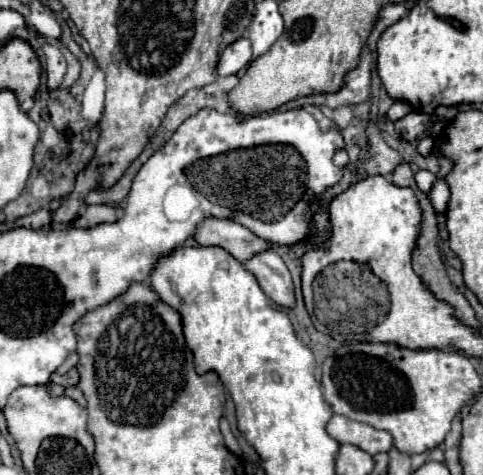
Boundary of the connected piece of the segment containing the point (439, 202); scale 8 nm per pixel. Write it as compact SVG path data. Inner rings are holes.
M437 180L433 184L433 190L431 190L431 204L435 206L437 212L445 212L447 208L447 202L449 202L449 186L445 180Z

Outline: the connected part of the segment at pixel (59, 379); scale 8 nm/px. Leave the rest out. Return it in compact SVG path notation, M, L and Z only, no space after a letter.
M73 368L73 370L69 370L69 372L67 372L67 374L63 374L63 376L53 374L53 376L51 376L51 382L61 384L63 388L71 388L71 386L75 386L75 384L79 382L79 376L77 376L77 370Z

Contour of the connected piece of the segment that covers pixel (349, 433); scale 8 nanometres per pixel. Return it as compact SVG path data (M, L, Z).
M333 414L327 424L327 434L339 444L353 444L367 454L375 456L379 452L389 452L393 446L393 438L385 430L377 430L369 424L355 422L347 416Z

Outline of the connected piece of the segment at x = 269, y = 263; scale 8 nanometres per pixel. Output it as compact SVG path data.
M263 250L243 262L245 270L251 272L261 290L279 306L283 308L293 308L295 306L295 296L293 296L293 282L287 266L283 264L281 256L275 250Z

